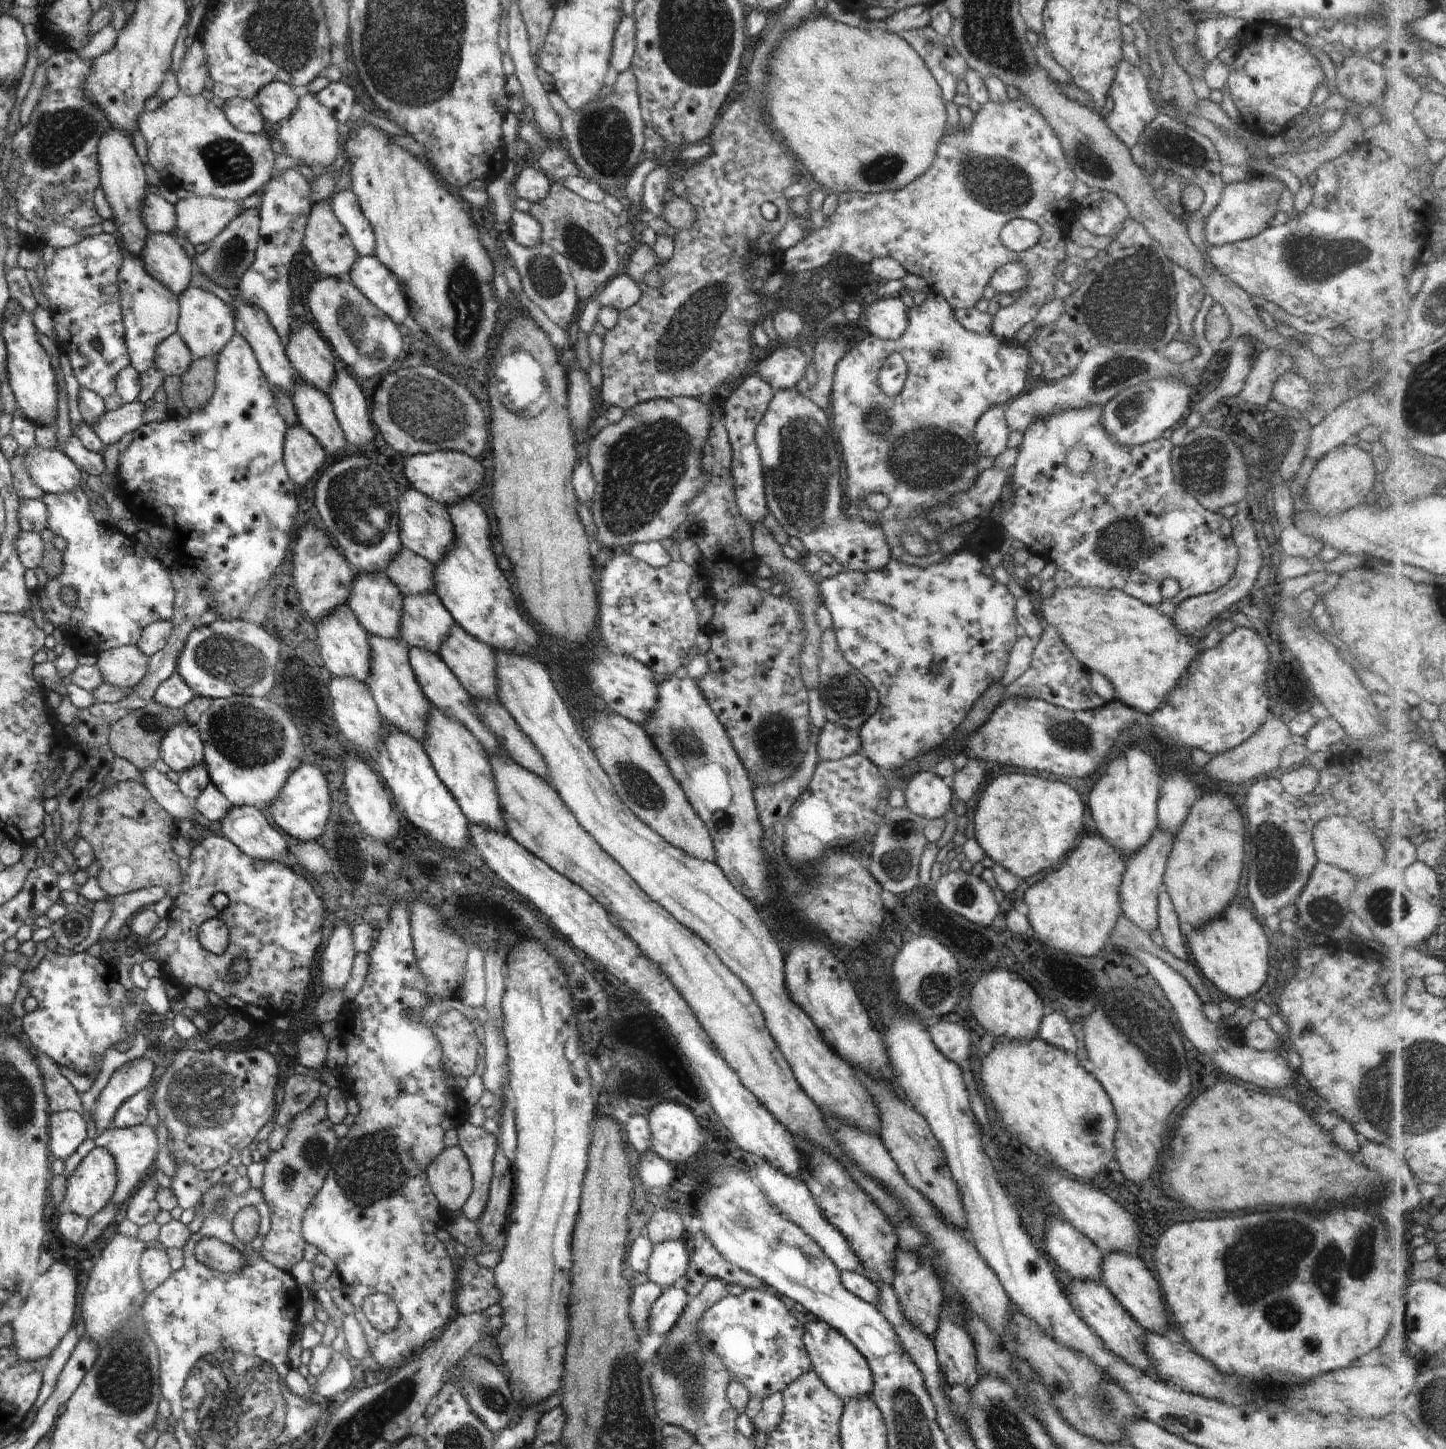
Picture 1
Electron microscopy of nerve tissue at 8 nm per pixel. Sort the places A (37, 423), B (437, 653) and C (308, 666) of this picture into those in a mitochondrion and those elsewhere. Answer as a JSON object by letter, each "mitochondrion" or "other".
{"A":"other","B":"other","C":"other"}

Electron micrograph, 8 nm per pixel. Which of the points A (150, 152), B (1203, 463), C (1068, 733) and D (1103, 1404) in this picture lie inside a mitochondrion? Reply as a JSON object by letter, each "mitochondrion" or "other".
{"A":"other","B":"mitochondrion","C":"mitochondrion","D":"mitochondrion"}

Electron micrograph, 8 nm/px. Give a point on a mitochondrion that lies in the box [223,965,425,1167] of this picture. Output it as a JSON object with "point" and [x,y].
{"point":[410,1008]}

